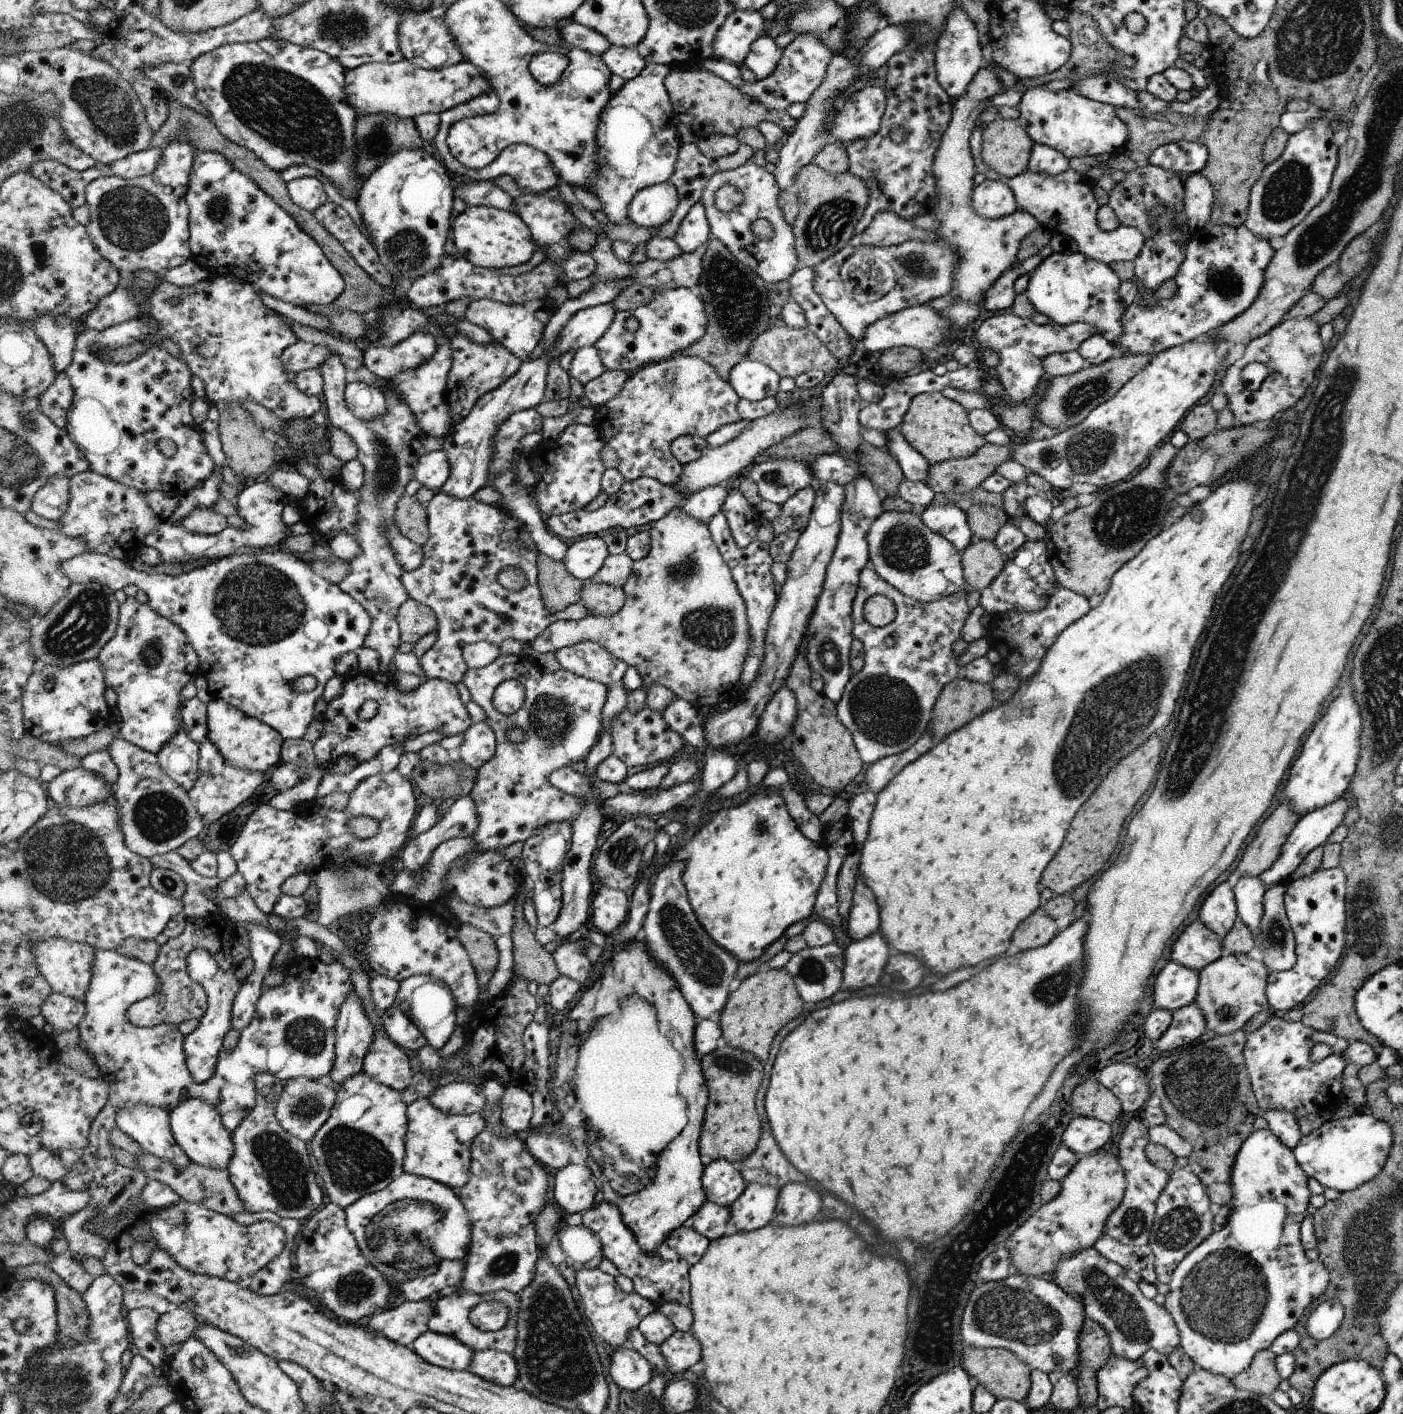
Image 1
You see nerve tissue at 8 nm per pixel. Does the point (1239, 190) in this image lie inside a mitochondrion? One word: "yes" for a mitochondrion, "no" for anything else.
yes

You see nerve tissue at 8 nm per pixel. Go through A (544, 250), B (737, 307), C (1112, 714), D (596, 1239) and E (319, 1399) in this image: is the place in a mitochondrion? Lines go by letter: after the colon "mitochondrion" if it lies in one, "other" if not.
A: other
B: mitochondrion
C: mitochondrion
D: other
E: mitochondrion

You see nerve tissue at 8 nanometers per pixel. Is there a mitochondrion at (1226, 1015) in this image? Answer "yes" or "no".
no

